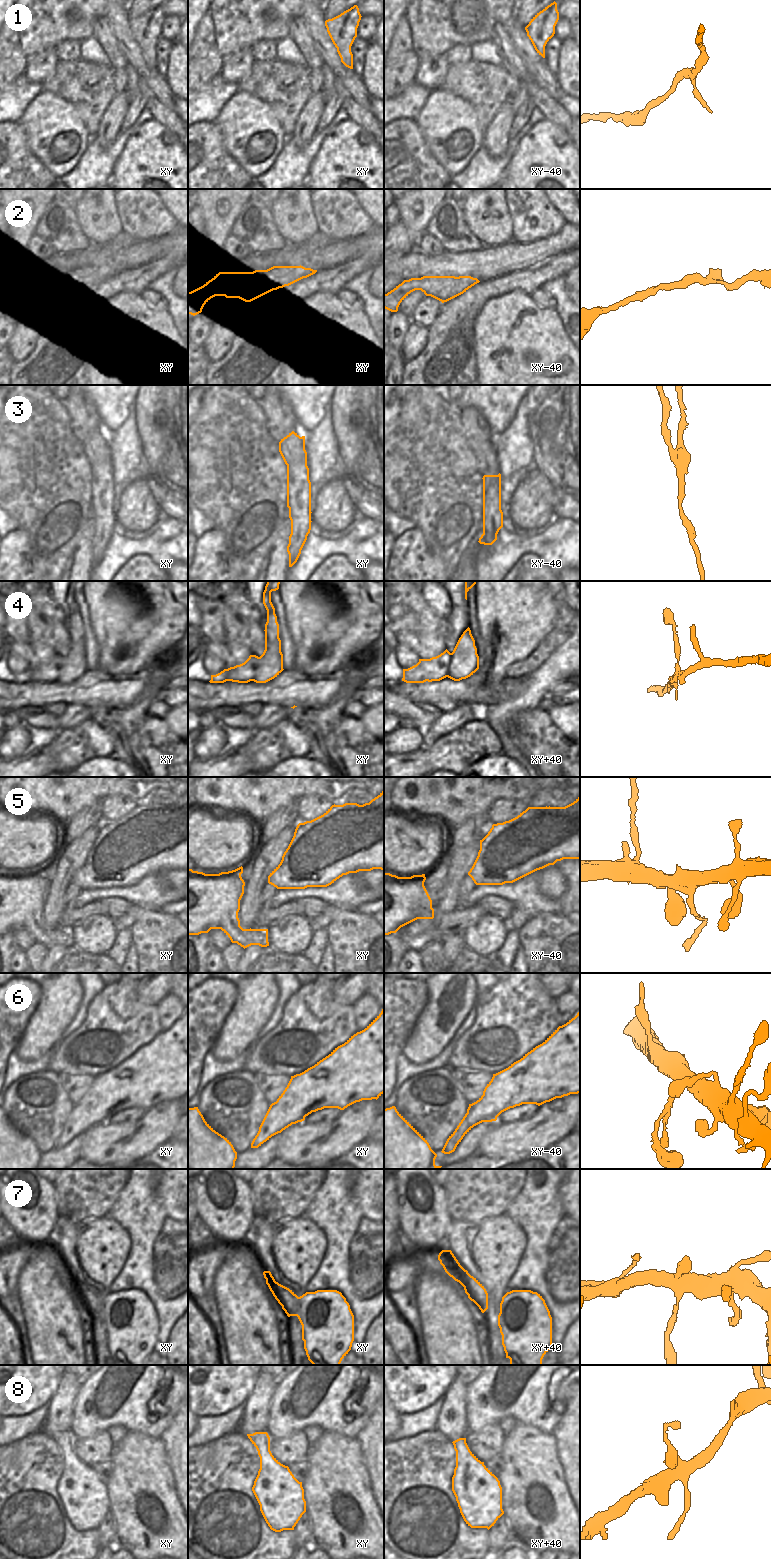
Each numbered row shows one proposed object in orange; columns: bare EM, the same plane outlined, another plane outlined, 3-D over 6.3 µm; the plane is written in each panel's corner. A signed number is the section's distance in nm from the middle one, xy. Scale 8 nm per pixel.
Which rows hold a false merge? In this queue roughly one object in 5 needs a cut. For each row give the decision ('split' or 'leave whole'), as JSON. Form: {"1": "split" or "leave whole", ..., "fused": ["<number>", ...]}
{"1": "leave whole", "2": "leave whole", "3": "split", "4": "leave whole", "5": "leave whole", "6": "leave whole", "7": "leave whole", "8": "leave whole", "fused": ["3"]}

